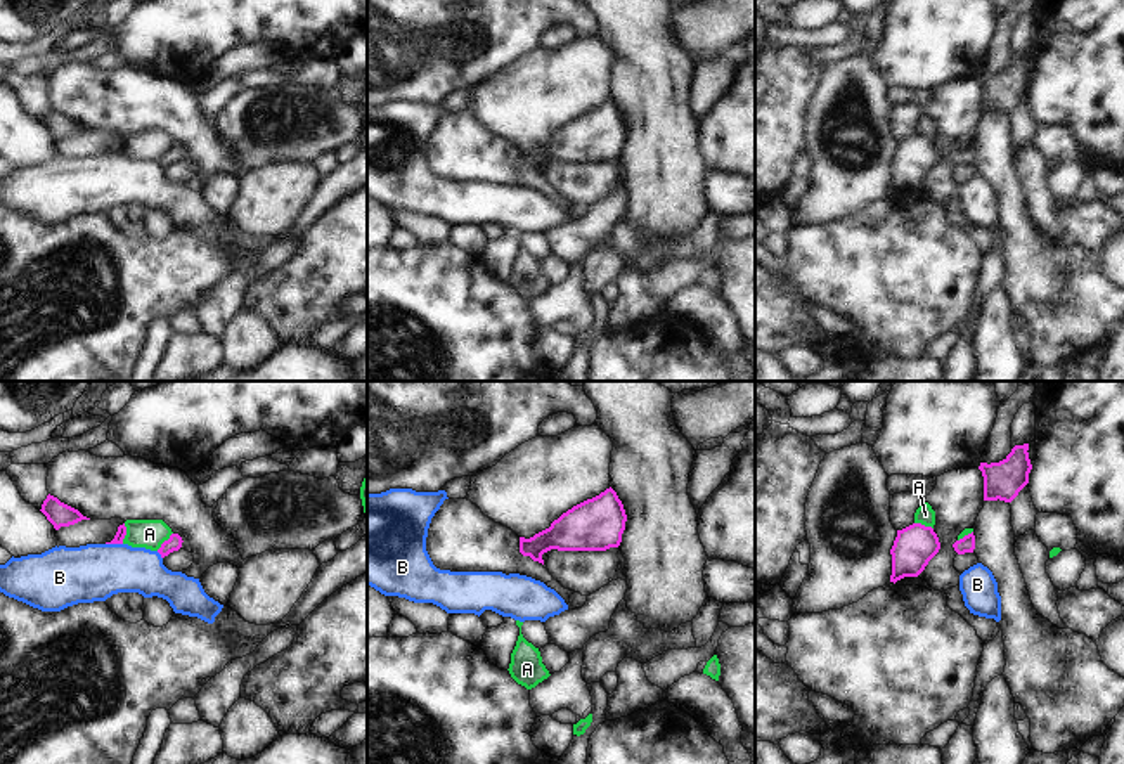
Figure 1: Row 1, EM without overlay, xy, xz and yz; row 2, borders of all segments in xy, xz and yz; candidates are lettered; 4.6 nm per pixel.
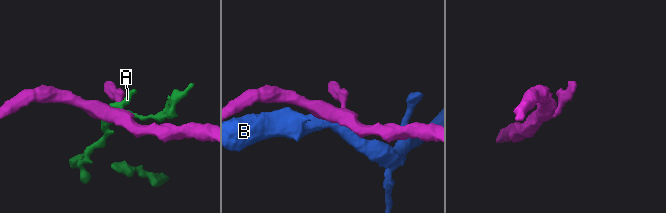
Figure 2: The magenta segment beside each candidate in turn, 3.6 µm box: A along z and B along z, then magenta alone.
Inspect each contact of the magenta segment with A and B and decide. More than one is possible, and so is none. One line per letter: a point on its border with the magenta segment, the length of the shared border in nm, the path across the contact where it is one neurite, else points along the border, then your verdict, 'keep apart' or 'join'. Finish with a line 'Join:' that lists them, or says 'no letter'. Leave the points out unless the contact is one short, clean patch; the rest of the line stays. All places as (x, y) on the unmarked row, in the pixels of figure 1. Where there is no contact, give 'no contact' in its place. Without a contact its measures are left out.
A: meets magenta in xy at (125, 146); contact 100 nm long; border along xy (125, 135), (122, 155); keep apart
B: meets magenta in xy at (115, 155); contact 80 nm long; keep apart
Join: no letter

